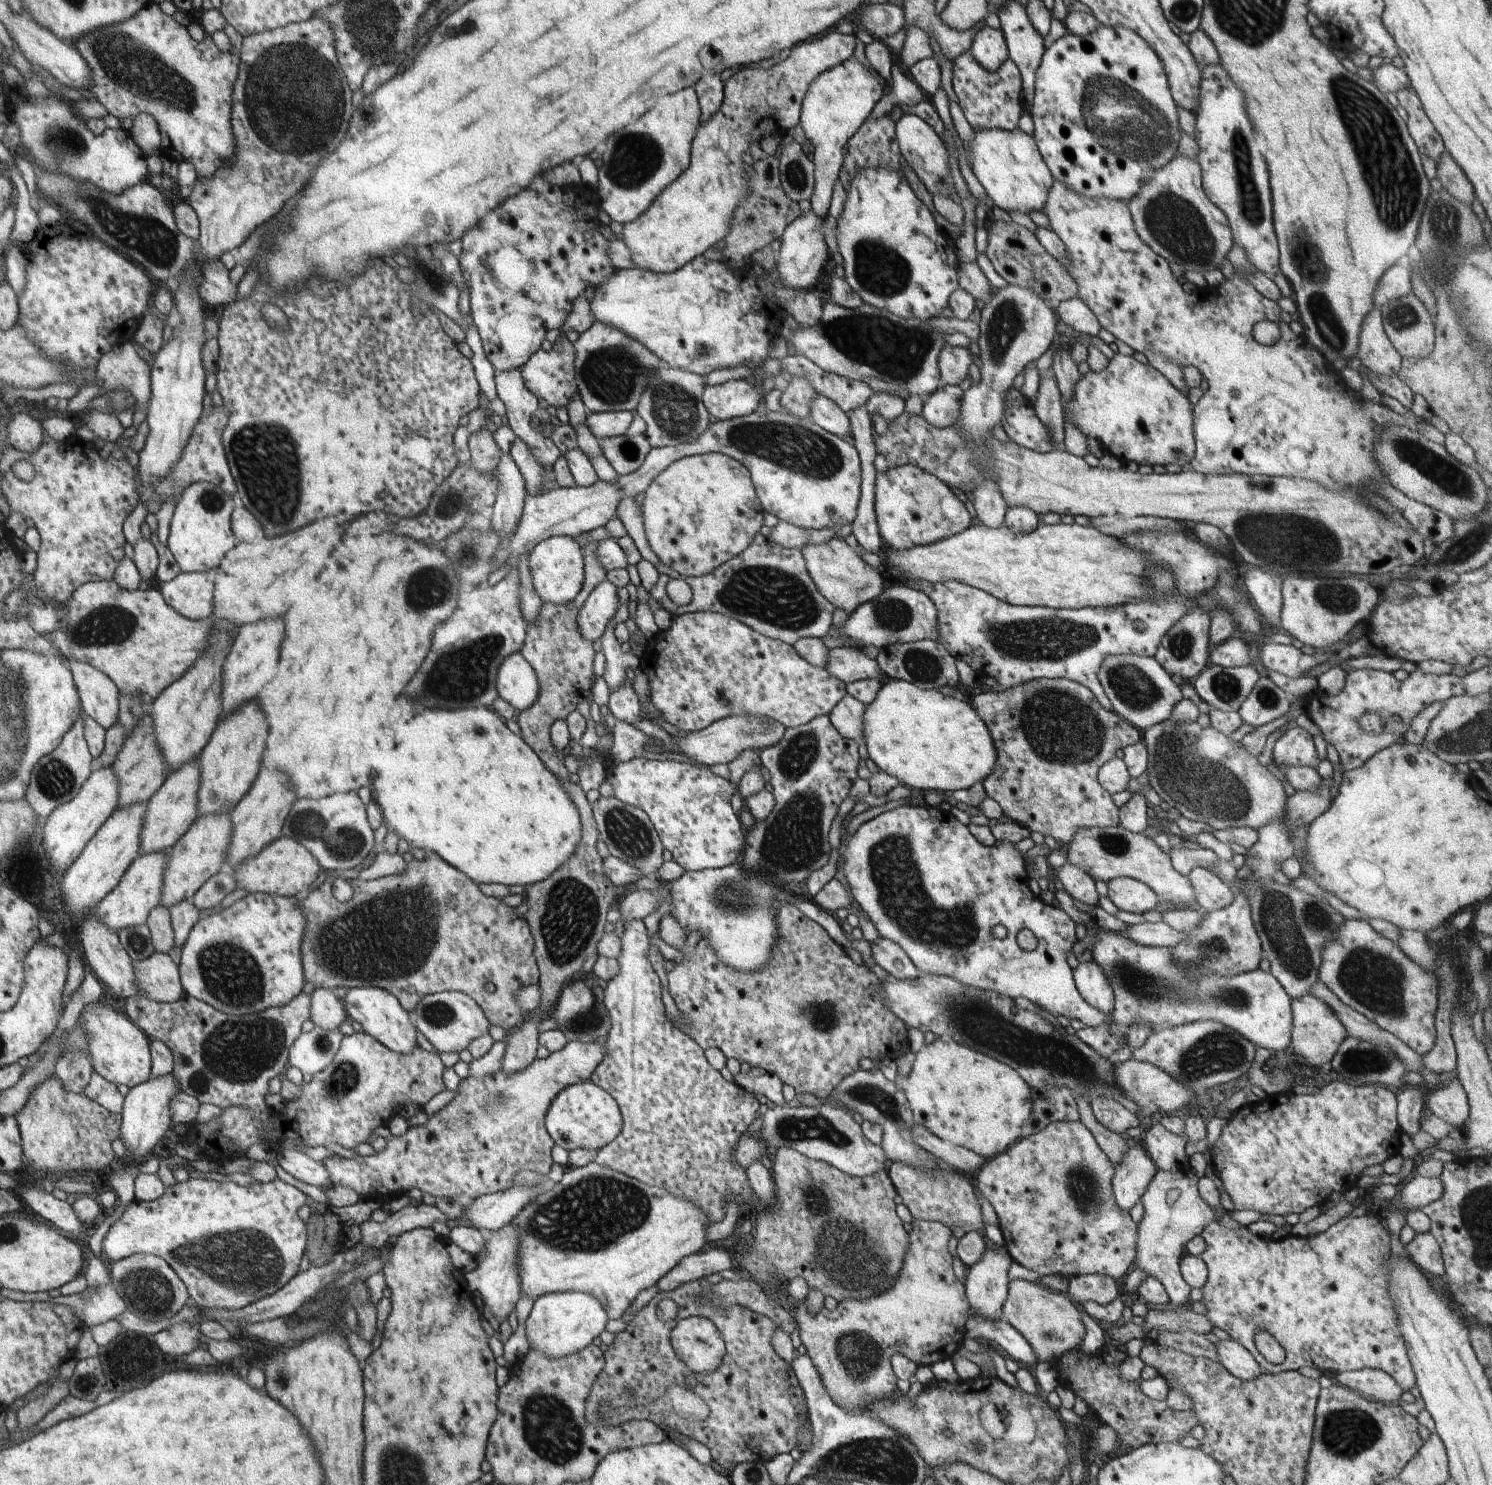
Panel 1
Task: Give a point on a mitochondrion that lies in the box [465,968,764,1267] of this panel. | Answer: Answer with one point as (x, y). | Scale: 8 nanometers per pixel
(590, 1214)

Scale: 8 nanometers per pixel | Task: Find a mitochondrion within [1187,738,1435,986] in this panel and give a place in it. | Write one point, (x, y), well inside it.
(1287, 926)

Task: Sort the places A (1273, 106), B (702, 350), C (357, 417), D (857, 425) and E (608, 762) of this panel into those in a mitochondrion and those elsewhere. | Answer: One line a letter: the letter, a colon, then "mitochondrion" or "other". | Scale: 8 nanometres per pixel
A: other
B: mitochondrion
C: other
D: other
E: other

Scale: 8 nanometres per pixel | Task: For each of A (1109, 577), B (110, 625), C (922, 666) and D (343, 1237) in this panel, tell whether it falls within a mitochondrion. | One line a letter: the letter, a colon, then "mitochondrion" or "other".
A: other
B: mitochondrion
C: mitochondrion
D: other

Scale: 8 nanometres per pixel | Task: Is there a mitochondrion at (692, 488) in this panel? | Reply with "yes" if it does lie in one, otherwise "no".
no

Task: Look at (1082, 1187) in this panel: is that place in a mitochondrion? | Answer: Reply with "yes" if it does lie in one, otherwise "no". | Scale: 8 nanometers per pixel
yes

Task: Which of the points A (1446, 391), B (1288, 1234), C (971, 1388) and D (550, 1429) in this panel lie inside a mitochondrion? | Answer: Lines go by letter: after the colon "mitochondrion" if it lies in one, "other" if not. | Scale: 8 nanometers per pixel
A: other
B: other
C: other
D: mitochondrion

